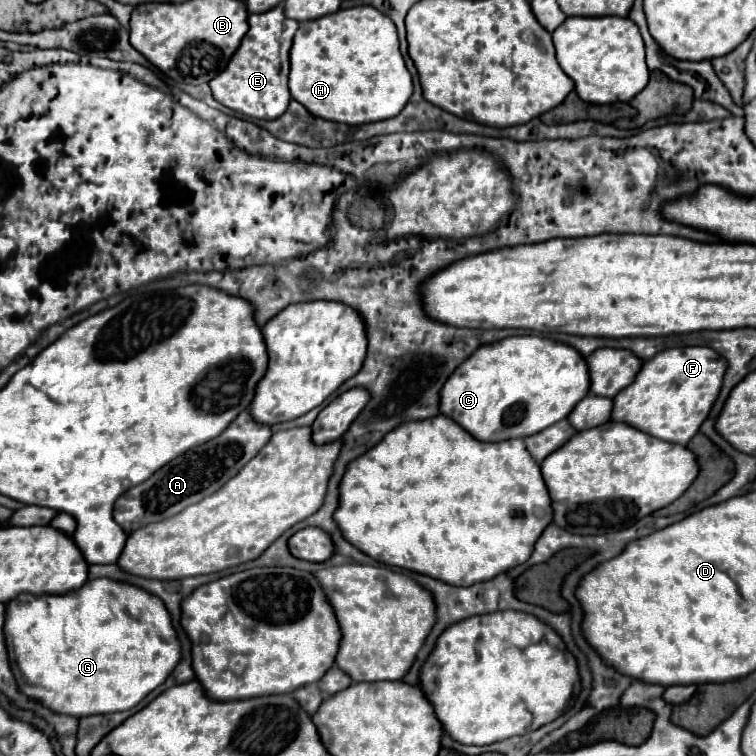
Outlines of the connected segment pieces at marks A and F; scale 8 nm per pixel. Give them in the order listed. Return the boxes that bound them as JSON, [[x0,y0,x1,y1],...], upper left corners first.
[[115,411,273,535],[611,347,727,445]]

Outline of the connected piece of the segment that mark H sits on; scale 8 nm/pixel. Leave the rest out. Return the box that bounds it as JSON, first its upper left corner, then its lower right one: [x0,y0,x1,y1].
[289,5,413,125]

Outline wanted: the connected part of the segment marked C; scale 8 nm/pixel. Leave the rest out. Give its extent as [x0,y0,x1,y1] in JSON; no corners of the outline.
[441,335,589,441]

